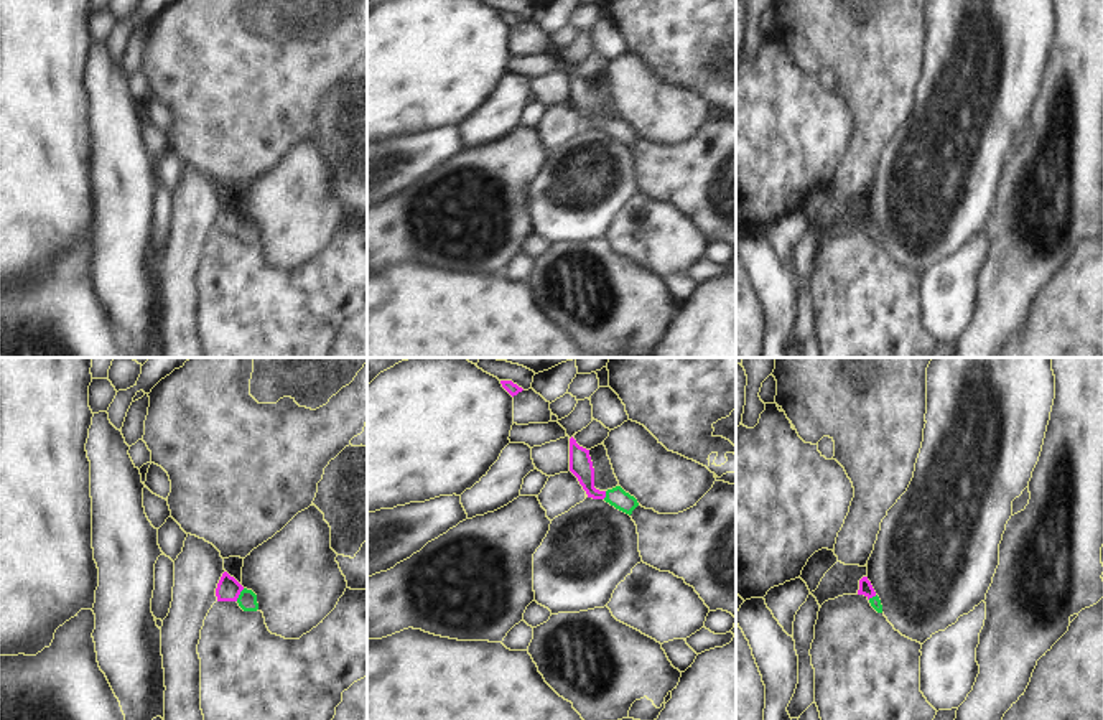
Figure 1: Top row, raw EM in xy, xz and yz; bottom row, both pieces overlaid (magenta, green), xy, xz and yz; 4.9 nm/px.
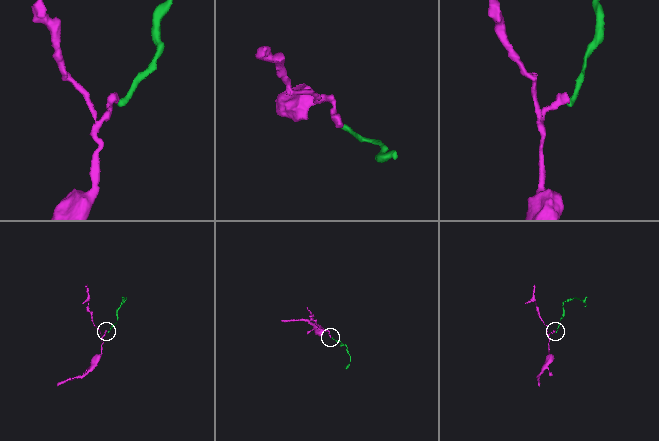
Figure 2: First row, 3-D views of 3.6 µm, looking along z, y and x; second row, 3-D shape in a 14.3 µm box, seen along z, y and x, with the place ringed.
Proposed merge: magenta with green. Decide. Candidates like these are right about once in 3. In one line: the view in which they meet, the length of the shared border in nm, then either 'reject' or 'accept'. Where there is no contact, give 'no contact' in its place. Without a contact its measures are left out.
meets magenta in xy; contact 80 nm long; accept

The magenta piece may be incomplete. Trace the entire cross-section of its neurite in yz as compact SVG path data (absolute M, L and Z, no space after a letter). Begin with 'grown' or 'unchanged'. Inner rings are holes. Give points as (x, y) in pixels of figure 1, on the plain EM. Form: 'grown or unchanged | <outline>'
grown | M863 208L863 209L859 211L858 226L864 226L864 227L869 231L871 237L873 237L877 244L882 244L881 231L879 231L879 227L876 226L876 222L874 222L871 213L868 211L868 208Z

